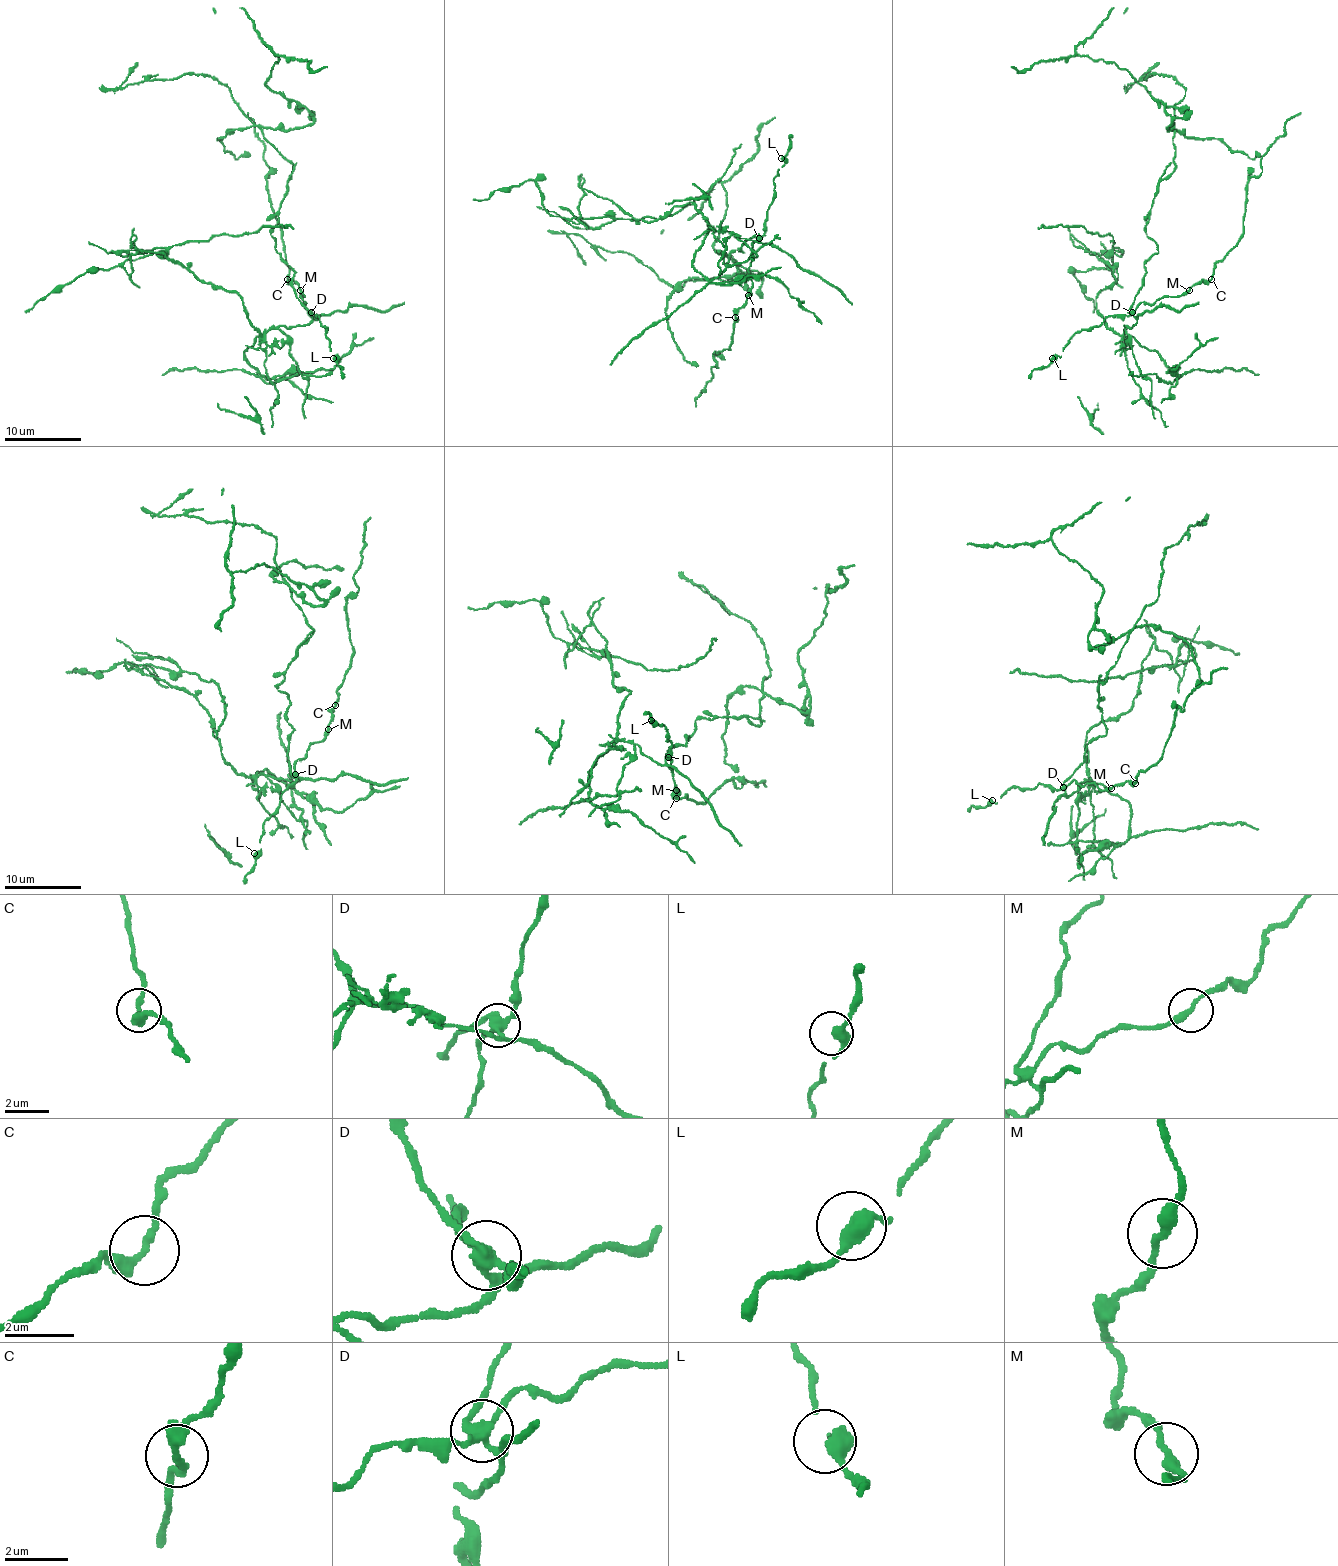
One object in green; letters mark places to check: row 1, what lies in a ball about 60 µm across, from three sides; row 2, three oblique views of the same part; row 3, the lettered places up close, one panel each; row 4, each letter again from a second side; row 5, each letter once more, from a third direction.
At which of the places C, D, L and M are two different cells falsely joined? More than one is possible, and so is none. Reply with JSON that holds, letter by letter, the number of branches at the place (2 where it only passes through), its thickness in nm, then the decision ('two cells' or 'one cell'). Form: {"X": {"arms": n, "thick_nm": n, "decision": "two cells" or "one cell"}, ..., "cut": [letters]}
{"C": {"arms": 2, "thick_nm": 320, "decision": "two cells"}, "D": {"arms": 4, "thick_nm": 320, "decision": "two cells"}, "L": {"arms": 2, "thick_nm": 400, "decision": "one cell"}, "M": {"arms": 2, "thick_nm": 280, "decision": "one cell"}, "cut": ["C", "D"]}

